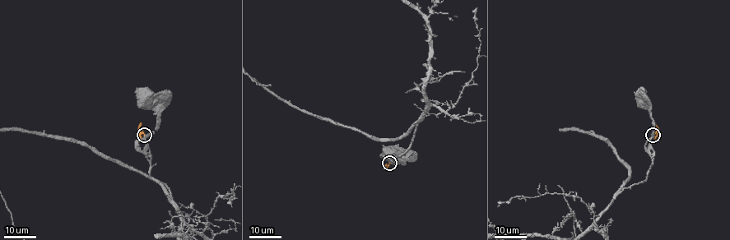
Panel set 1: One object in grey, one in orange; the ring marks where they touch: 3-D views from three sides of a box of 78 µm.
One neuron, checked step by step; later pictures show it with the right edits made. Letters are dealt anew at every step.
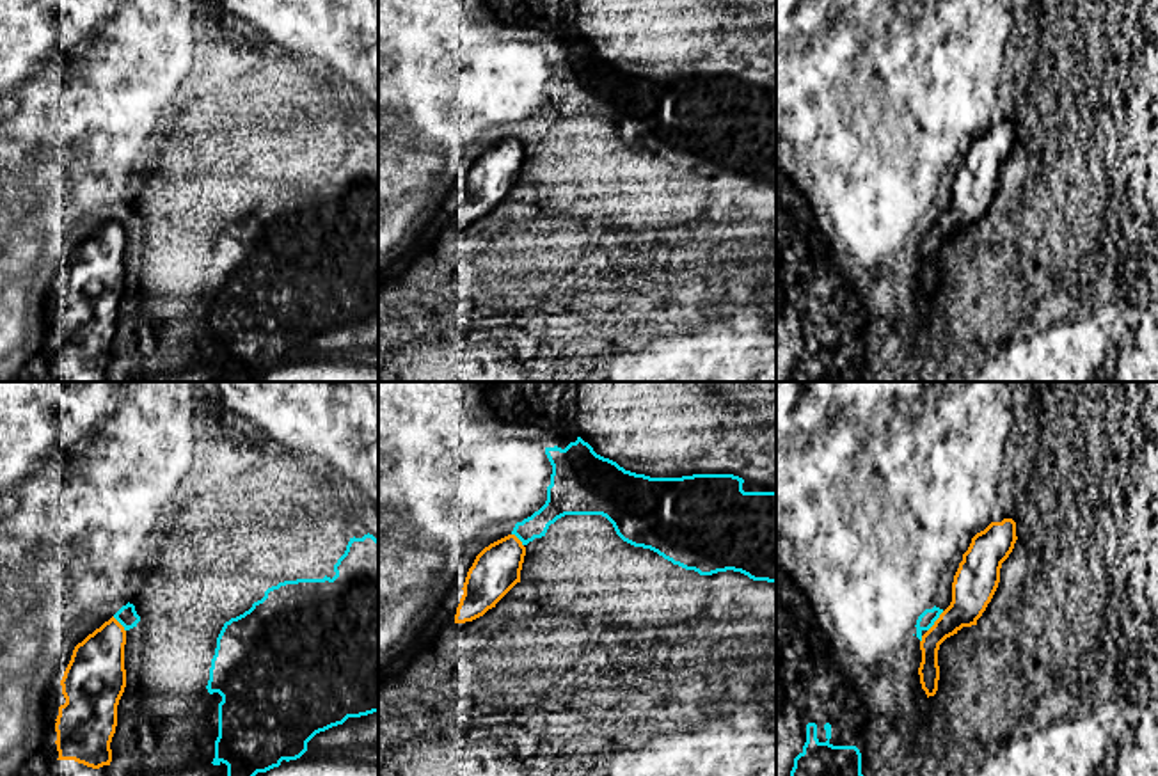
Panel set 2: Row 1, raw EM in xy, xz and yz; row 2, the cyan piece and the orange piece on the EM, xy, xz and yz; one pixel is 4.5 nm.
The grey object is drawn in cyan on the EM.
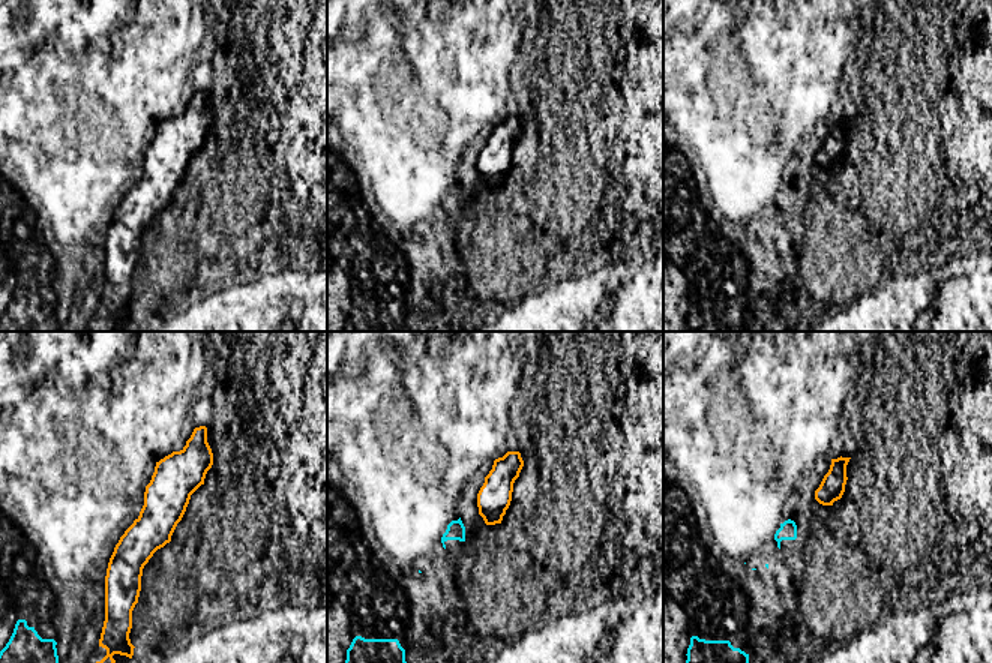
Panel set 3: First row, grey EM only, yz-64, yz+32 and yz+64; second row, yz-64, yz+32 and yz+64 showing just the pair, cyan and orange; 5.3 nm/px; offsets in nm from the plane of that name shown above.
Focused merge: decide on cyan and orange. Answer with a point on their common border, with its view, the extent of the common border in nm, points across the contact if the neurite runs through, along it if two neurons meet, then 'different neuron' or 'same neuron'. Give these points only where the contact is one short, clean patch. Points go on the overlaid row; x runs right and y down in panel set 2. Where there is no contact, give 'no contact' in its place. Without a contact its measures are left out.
contact yz (935, 620); length 120 nm; border yz (943, 611), (927, 631); different neuron

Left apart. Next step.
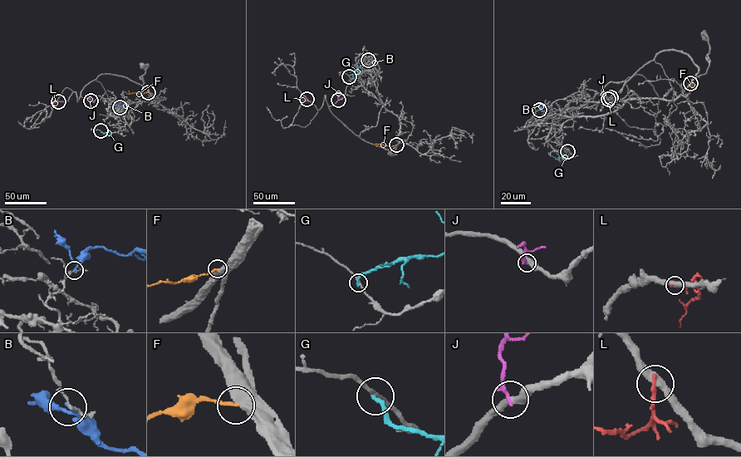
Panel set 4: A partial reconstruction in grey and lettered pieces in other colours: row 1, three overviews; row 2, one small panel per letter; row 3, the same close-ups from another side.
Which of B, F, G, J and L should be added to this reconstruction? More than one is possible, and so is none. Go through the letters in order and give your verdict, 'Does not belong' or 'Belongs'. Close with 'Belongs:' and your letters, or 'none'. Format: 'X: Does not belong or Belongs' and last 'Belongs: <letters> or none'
B: Does not belong
F: Does not belong
G: Does not belong
J: Does not belong
L: Does not belong
Belongs: none

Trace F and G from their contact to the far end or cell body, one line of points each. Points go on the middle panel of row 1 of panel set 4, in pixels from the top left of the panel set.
F: (396, 144), (374, 144)
G: (349, 76), (358, 72), (357, 65)

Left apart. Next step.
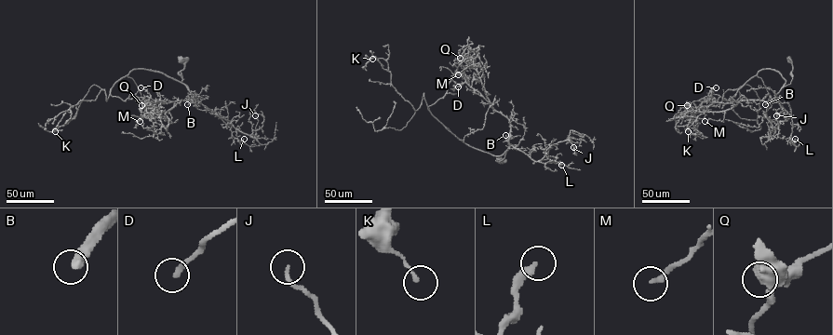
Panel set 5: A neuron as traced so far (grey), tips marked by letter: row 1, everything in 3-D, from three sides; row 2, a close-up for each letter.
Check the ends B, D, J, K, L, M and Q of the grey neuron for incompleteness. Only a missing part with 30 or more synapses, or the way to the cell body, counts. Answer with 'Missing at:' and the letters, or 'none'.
Missing at: B, D, M

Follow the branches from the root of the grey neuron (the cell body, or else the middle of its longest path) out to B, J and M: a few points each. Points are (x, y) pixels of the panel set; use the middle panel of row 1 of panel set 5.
B: (499, 159), (502, 163), (499, 162), (508, 147), (505, 135)
J: (499, 159), (502, 163), (499, 162), (511, 145), (536, 161), (560, 141), (569, 140), (573, 147)
M: (499, 159), (502, 163), (499, 162), (508, 147), (509, 120), (470, 86), (464, 73), (458, 74)

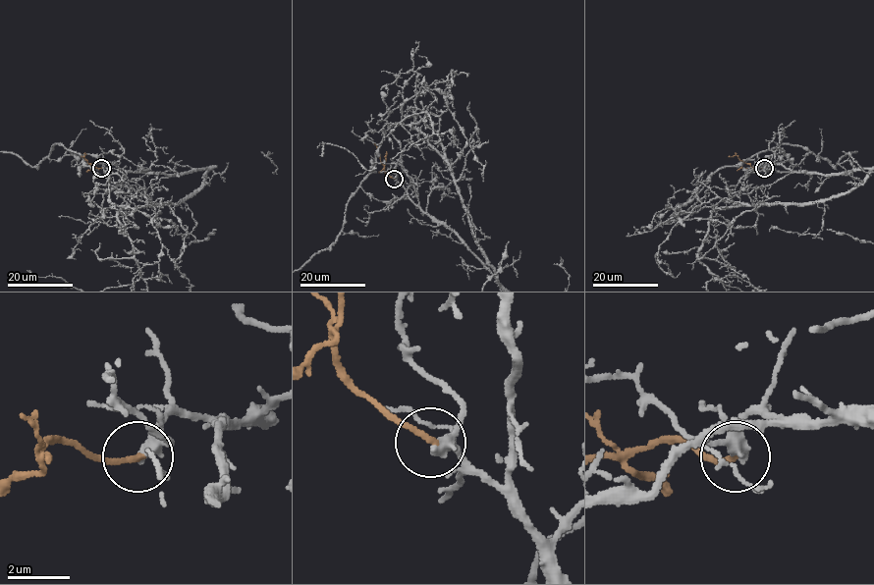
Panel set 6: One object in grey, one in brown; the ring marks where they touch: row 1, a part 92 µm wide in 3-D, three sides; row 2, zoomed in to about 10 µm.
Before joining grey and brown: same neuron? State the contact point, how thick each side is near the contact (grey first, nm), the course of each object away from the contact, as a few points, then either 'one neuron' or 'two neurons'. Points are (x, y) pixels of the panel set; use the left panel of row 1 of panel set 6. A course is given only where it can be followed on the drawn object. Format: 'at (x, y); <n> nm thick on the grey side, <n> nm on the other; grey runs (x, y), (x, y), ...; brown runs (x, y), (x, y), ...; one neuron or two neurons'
at (101, 168); 320 nm thick on the grey side, 190 nm on the other; brown runs (101, 168), (91, 167), (85, 155), (81, 156); one neuron

